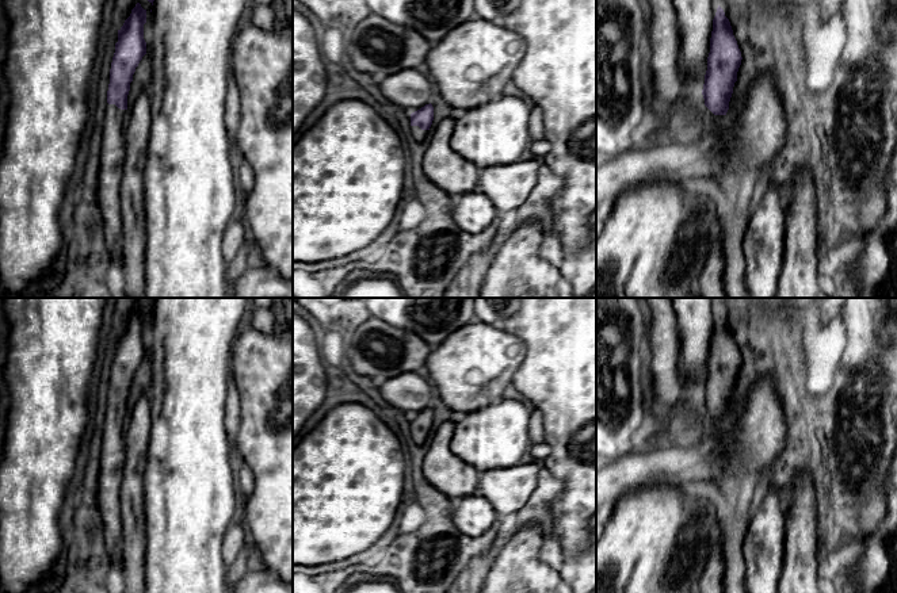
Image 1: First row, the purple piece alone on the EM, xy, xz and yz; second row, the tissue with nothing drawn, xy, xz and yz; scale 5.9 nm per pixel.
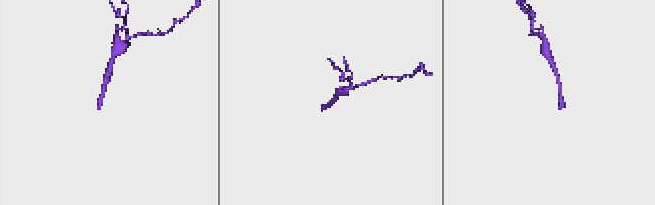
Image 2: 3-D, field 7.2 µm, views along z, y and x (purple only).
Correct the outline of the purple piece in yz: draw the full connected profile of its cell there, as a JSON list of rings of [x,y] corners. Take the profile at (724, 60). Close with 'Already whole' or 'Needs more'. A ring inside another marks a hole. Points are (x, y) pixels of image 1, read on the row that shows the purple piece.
[[[718,5],[713,19],[710,53],[702,89],[705,106],[714,115],[725,116],[718,129],[726,125],[734,111],[734,108],[729,108],[729,102],[734,83],[737,81],[741,60],[741,51],[733,35],[730,22],[725,16],[724,9]]]. Needs more

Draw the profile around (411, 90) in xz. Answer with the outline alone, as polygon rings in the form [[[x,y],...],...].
[[[419,69],[401,70],[378,79],[381,92],[394,110],[415,112],[431,103],[434,85]]]

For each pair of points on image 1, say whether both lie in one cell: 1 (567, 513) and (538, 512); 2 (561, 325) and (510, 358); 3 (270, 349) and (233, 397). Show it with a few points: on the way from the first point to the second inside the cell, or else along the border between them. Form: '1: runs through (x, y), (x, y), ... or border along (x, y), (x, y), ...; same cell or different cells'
1: border along (564, 484), (552, 502), (548, 528); different cells
2: border along (502, 326), (525, 347), (514, 377); different cells
3: border along (231, 374), (239, 393), (240, 423); different cells

